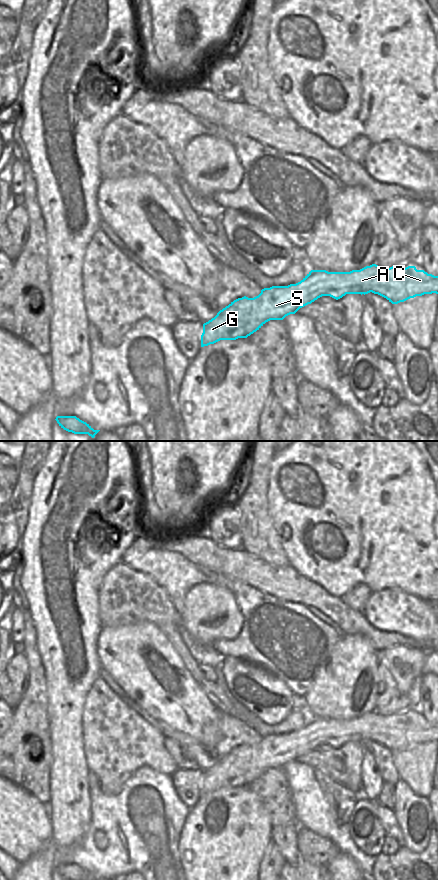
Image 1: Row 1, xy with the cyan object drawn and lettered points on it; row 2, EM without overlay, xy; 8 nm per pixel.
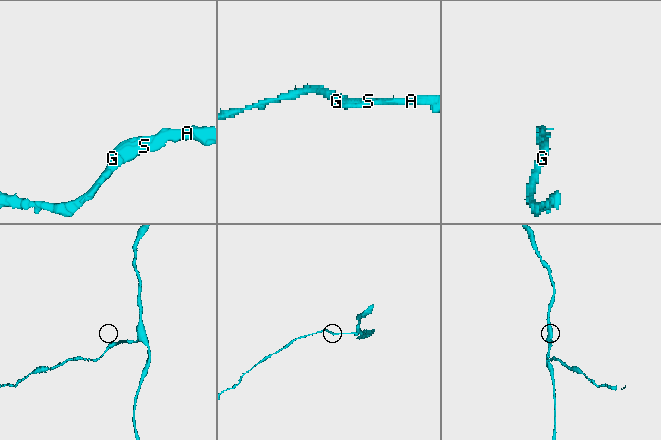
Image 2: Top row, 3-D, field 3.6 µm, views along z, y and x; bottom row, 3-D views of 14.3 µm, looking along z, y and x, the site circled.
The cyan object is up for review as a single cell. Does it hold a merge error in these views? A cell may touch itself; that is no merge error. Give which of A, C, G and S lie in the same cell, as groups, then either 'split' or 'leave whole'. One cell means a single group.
A C G S; leave whole

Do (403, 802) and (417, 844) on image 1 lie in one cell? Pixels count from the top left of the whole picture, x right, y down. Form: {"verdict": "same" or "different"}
{"verdict": "same"}

